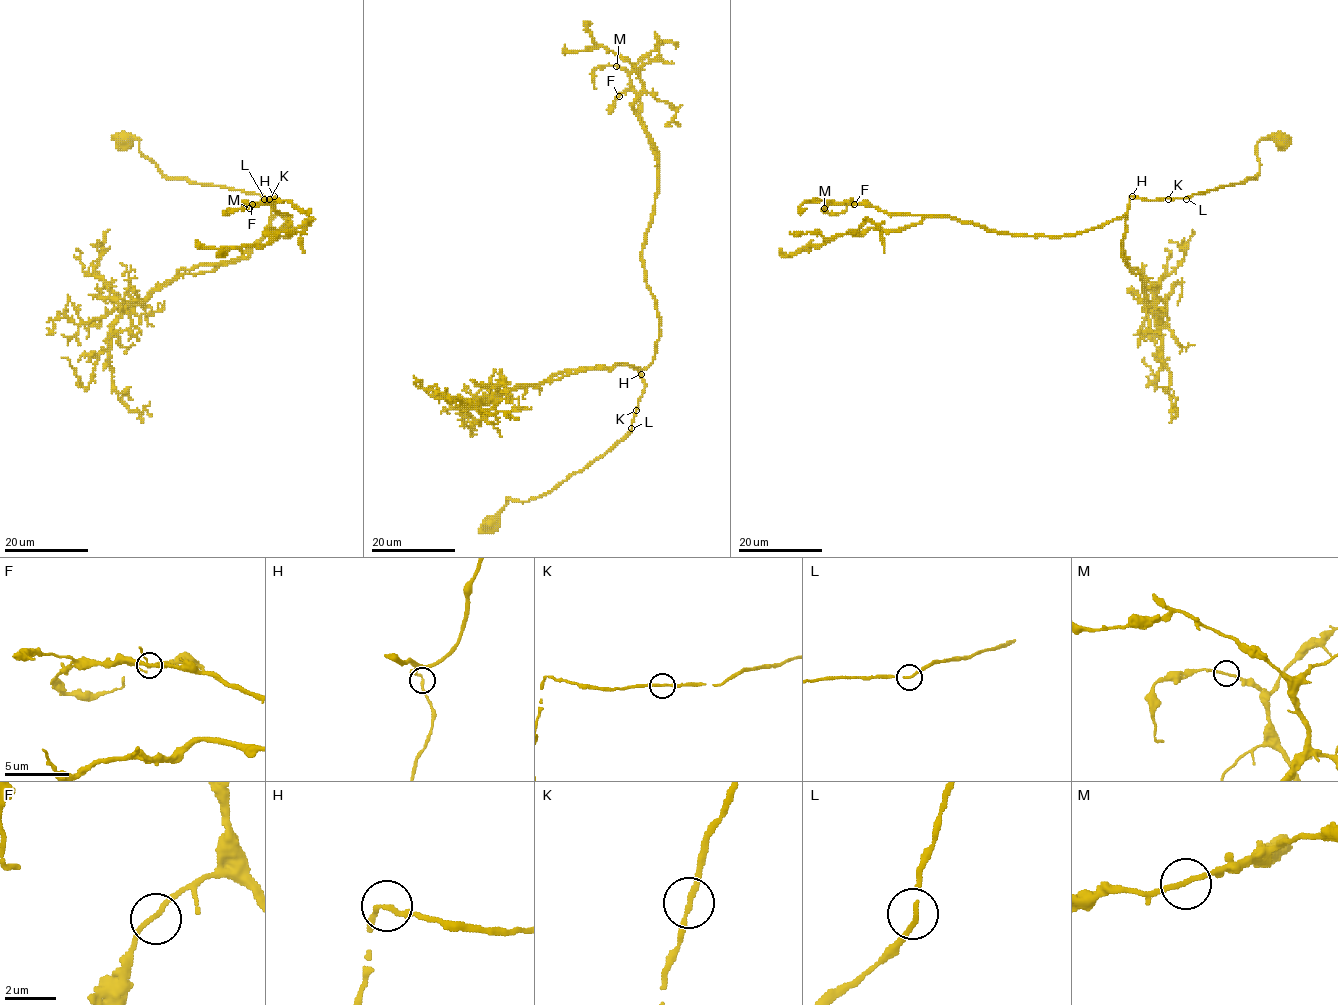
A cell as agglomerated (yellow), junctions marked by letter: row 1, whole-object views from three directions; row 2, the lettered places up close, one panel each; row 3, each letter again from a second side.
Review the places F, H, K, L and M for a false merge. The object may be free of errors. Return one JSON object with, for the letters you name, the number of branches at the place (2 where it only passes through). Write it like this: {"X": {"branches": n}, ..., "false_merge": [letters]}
{"false_merge": []}

